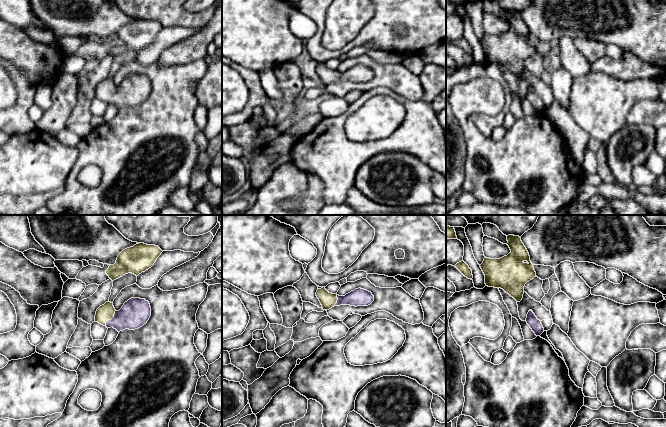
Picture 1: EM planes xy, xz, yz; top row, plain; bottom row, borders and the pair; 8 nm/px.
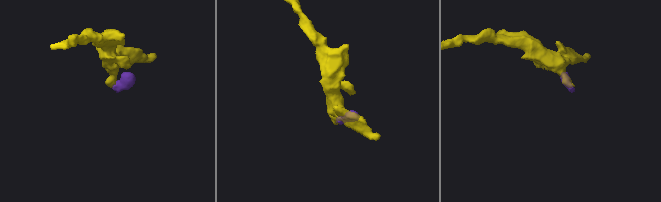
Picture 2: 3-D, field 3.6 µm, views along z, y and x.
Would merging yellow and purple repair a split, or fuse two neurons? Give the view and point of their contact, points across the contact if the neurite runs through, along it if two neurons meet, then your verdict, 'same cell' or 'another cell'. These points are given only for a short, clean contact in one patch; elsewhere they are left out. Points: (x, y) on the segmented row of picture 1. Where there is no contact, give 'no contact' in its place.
contact xy (111, 318); way xy (106, 312), (111, 318), (126, 318), (135, 312); same cell

